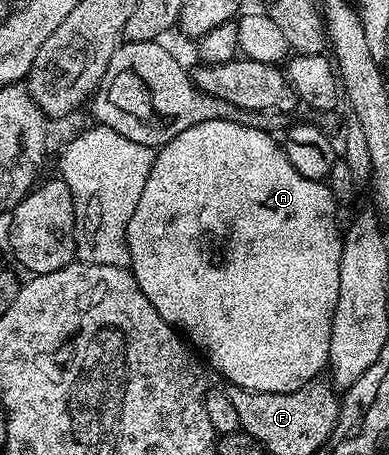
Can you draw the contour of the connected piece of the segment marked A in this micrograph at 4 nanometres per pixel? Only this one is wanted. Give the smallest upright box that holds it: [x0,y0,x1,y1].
[126,121,343,393]

